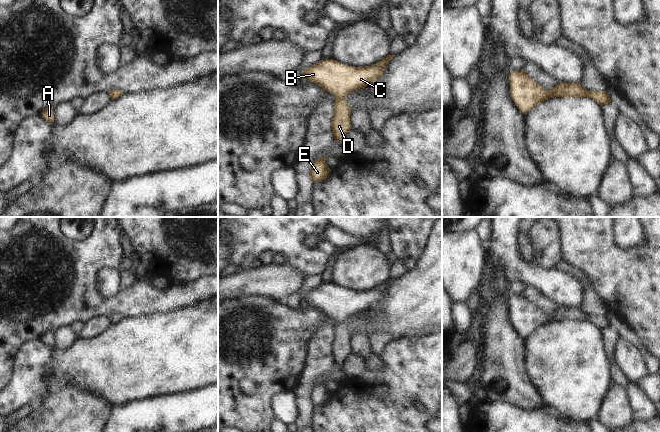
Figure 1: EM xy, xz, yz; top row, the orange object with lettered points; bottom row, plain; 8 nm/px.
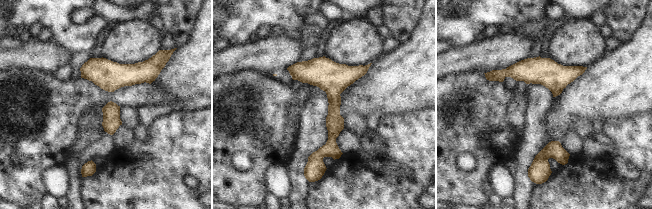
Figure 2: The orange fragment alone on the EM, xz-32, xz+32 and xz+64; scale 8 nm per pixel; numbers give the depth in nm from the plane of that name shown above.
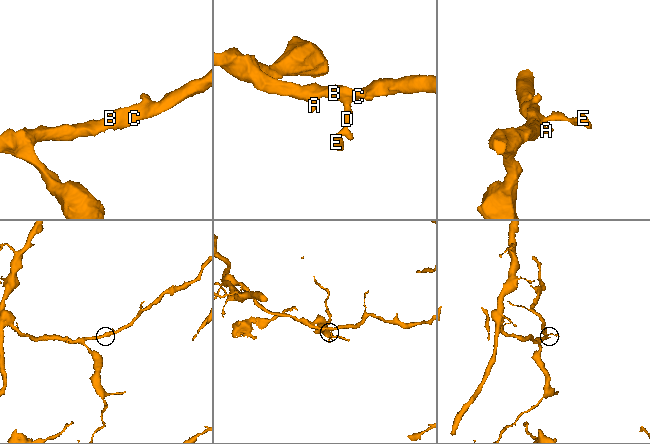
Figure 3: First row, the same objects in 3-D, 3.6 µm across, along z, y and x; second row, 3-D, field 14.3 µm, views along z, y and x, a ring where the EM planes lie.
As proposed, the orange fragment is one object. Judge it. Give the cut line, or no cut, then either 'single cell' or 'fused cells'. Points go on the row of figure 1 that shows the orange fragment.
no cut | single cell

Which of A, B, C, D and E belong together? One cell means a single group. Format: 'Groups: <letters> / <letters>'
Groups: A B C D E

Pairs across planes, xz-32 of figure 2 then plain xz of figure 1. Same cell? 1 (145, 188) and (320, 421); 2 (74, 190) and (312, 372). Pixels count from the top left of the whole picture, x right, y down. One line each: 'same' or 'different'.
1: same
2: same

